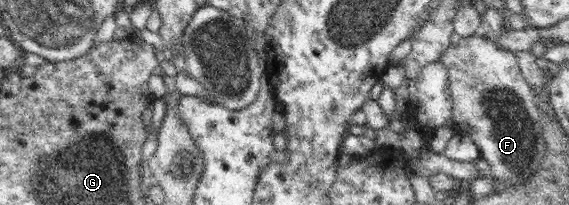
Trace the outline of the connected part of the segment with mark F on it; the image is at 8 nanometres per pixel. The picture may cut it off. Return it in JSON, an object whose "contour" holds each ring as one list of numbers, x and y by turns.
{"contour":[[477,32,461,39,455,46,448,47,440,60,448,70,454,128,468,135,480,149,479,157,490,165,487,176,493,181,506,181,507,187,522,185,522,182,534,177,540,171,546,153,546,142,539,120,540,112,535,104,536,93,522,75,516,53,496,46,495,42,483,32]]}

